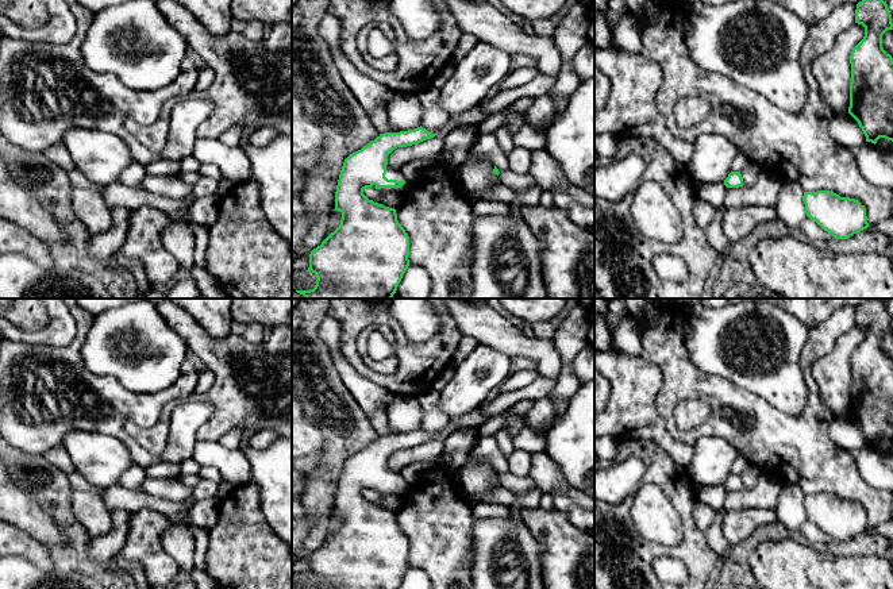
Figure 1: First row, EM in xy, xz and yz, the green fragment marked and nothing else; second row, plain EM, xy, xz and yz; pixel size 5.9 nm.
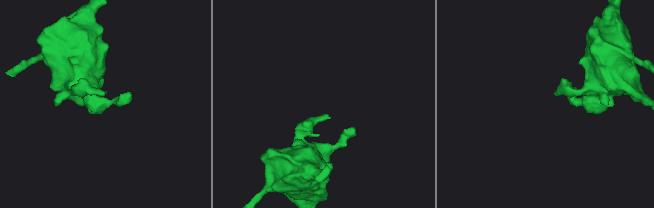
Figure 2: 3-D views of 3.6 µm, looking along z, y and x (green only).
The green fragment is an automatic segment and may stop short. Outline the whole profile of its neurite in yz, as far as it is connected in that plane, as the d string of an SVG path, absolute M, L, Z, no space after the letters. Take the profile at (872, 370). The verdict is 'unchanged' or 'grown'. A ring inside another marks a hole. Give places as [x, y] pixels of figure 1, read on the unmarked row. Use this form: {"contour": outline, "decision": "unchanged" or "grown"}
{"contour": "M869 299L857 307L855 326L865 330L863 342L850 358L851 385L848 416L858 424L866 444L877 446L879 440L893 444L893 361L882 350L882 338L893 332L892 317L886 304Z", "decision": "unchanged"}

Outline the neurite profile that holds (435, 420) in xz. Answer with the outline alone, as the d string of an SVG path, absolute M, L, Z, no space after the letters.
M431 388L430 390L419 394L417 400L424 411L422 430L430 435L442 431L449 424L450 417L438 408L440 392Z

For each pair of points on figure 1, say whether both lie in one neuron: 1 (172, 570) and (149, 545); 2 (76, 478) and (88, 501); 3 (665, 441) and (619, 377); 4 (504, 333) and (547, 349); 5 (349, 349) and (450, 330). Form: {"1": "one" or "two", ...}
{"1": "one", "2": "two", "3": "one", "4": "one", "5": "one"}

